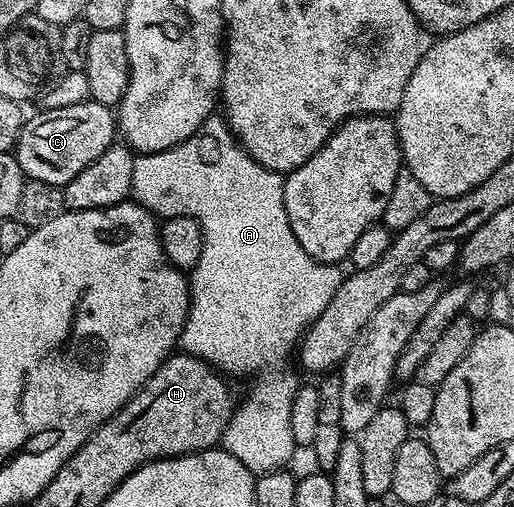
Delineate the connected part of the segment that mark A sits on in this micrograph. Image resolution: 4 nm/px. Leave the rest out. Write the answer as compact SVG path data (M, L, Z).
M211 117L200 125L200 129L192 137L180 141L180 145L172 145L172 149L164 149L160 153L148 153L138 155L134 160L134 172L132 173L132 189L130 190L133 202L139 203L144 209L148 209L159 220L171 219L172 217L192 217L200 225L204 233L204 249L200 249L200 261L194 266L194 270L189 272L190 280L190 308L188 317L182 326L182 337L180 347L185 354L194 355L197 359L202 359L209 363L211 367L225 373L227 376L233 375L262 375L254 383L254 388L246 395L246 400L239 402L234 409L234 415L228 421L226 432L222 435L221 446L236 461L240 461L248 470L261 473L264 471L276 471L287 466L286 462L296 454L294 438L292 437L292 397L298 392L300 380L290 371L282 371L282 366L295 354L296 348L306 329L324 313L328 301L340 289L344 278L344 271L341 266L332 263L321 263L316 261L308 253L304 253L304 245L296 241L296 233L292 233L292 225L288 225L288 213L284 209L284 179L279 172L272 169L264 169L253 157L245 151L237 139L234 138L230 127L226 124L225 118Z

